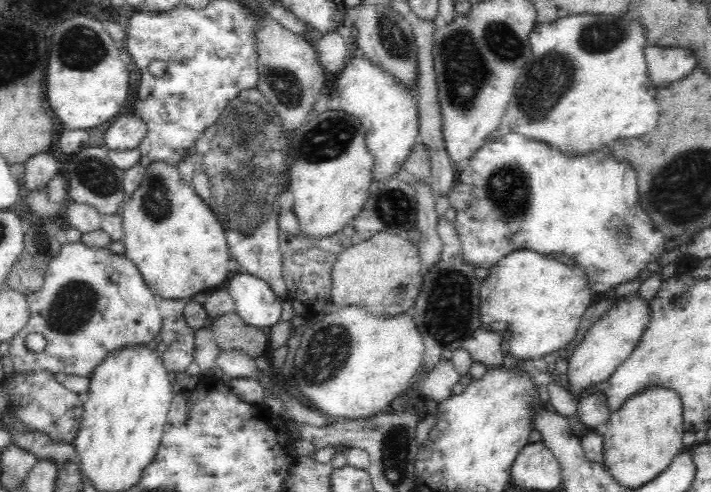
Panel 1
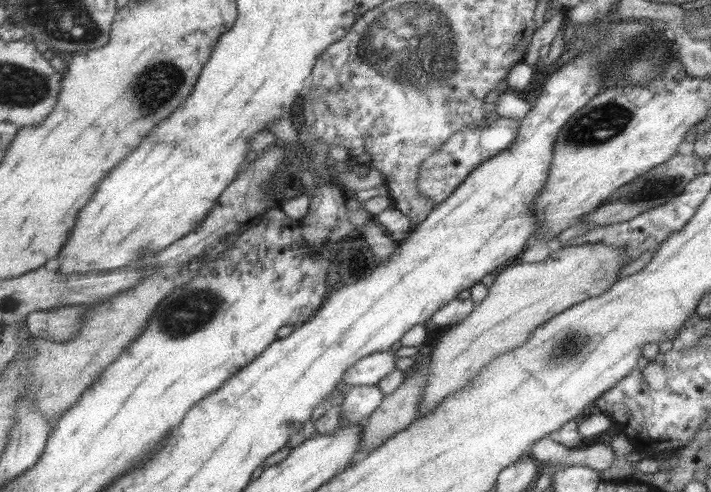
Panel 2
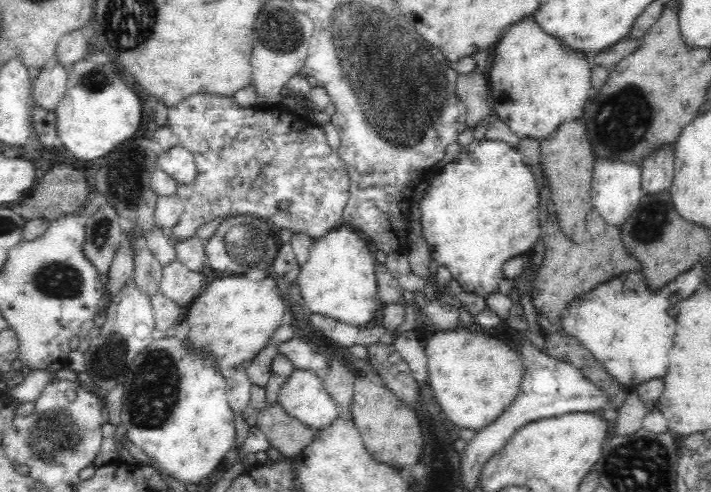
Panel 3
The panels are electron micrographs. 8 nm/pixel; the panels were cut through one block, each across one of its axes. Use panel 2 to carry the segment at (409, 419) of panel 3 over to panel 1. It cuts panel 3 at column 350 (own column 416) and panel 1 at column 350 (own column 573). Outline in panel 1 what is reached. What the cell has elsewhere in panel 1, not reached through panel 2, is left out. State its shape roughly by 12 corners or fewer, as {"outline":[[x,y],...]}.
{"outline":[[390,230],[345,248],[330,300],[374,315],[412,309],[417,244]]}

